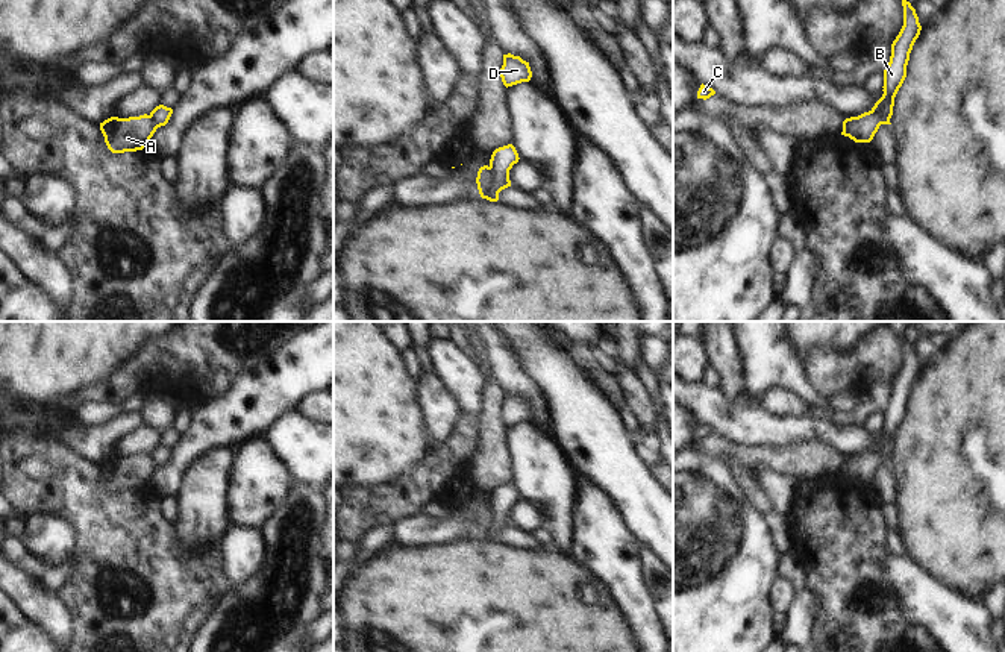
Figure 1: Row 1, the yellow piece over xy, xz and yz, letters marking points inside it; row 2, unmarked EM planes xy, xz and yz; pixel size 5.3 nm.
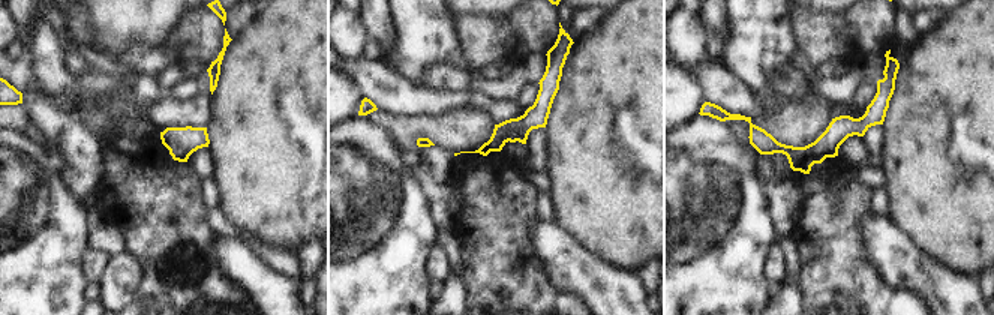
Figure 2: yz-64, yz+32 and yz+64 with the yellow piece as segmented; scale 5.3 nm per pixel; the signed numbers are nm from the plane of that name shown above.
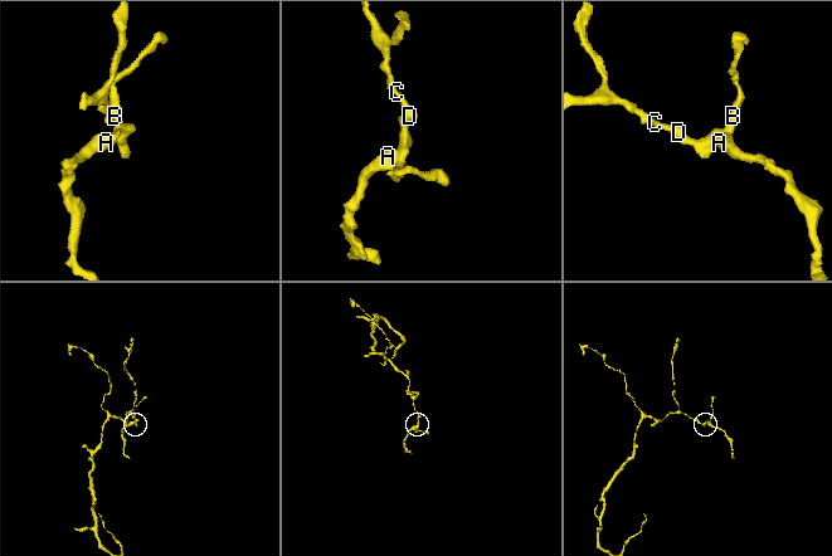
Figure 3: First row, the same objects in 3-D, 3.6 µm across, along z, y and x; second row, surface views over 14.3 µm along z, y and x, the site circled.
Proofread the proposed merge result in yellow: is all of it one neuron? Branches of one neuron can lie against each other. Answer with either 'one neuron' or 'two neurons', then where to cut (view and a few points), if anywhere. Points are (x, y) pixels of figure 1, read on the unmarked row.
two neurons | xz (490, 507), (490, 522), (484, 537)

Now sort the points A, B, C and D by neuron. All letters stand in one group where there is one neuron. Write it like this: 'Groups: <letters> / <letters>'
Groups: A / B C D

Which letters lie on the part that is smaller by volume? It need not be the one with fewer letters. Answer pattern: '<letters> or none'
A

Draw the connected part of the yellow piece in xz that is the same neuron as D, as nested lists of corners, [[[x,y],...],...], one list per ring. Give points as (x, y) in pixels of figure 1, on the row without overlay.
[[[511,393],[503,394],[503,405],[500,408],[500,417],[506,428],[521,423],[521,422],[529,422],[532,417],[529,402]]]

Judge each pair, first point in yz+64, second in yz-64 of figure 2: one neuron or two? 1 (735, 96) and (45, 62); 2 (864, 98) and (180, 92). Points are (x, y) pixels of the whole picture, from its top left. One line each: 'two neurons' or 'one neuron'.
1: two neurons
2: one neuron

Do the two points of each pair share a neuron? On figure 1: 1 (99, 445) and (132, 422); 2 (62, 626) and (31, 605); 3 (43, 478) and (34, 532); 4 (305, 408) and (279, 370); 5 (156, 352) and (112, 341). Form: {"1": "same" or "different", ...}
{"1": "same", "2": "same", "3": "different", "4": "different", "5": "different"}

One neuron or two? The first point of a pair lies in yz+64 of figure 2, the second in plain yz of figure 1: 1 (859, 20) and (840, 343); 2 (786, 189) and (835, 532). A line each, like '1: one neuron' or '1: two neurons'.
1: two neurons
2: two neurons

